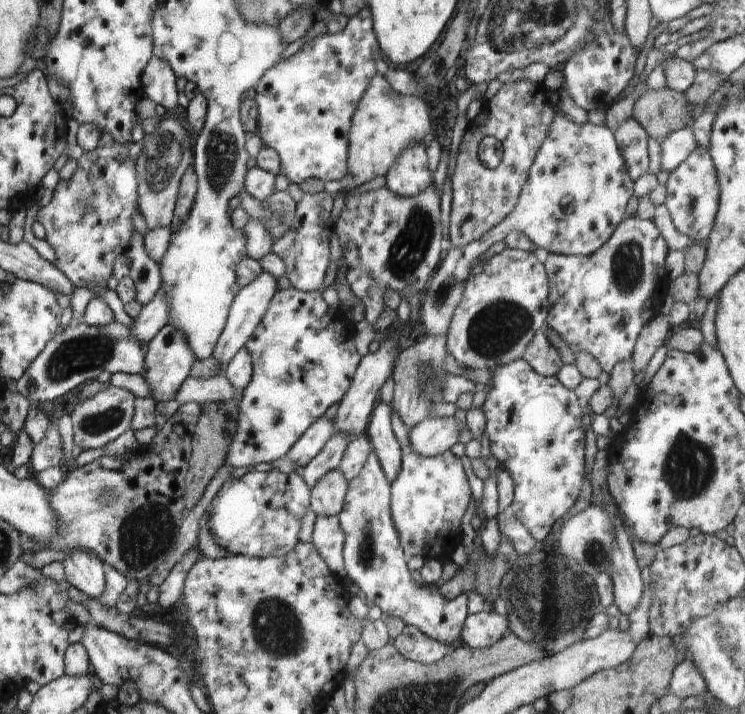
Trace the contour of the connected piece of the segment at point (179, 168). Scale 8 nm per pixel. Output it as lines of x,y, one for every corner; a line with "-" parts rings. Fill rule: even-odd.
167,114
160,117
154,132
145,136
140,144
143,145
142,151
135,161
139,196
137,208
148,231
170,227
183,172
193,164
192,136
178,119

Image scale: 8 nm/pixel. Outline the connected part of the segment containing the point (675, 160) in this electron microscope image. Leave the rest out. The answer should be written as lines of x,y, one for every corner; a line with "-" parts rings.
690,126
671,132
661,142
661,171
670,172
675,169
696,147
696,140

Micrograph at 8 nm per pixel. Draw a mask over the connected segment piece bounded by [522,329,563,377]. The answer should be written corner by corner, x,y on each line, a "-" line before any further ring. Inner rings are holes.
538,329
523,350
524,359
538,374
556,377
563,365
558,352
548,341
541,329

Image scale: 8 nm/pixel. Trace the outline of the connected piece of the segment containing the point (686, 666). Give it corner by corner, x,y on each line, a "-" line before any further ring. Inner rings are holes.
684,659
677,664
672,673
668,694
674,694
678,698
698,697
706,691
704,677
698,672
693,661

